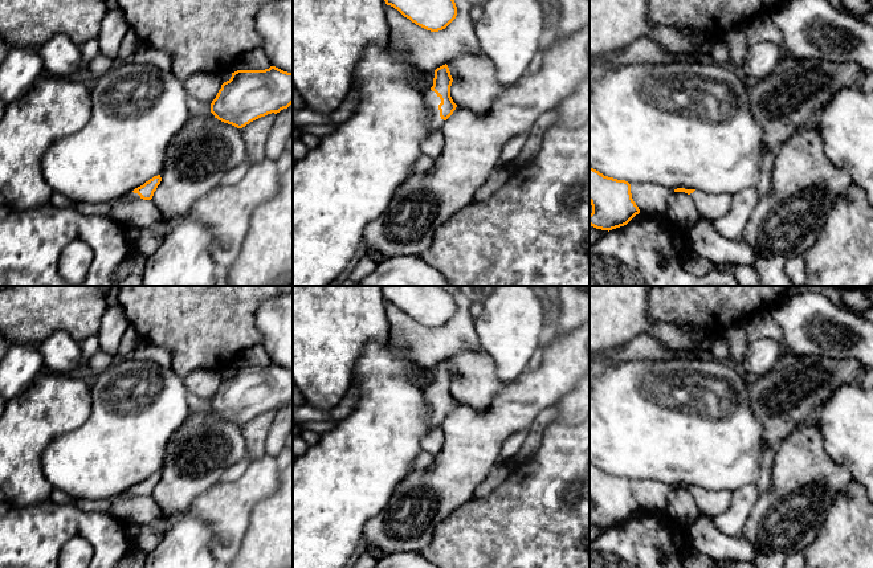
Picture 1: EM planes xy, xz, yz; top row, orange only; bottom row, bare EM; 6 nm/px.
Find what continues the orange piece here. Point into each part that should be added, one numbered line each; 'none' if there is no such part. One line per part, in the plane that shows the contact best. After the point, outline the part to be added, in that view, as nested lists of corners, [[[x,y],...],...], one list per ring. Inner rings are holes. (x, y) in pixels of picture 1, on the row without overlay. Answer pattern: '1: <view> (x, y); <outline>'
1: xz (432, 397); [[[427,387],[424,388],[424,396],[427,400],[427,406],[429,409],[428,424],[431,426],[441,426],[445,417],[440,413],[438,406],[438,401],[441,400],[440,393],[435,388]]]

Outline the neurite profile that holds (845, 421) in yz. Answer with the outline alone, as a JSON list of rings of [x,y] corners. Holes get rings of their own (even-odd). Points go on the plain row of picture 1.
[[[840,385],[811,425],[820,430],[827,454],[849,469],[873,503],[873,388]]]

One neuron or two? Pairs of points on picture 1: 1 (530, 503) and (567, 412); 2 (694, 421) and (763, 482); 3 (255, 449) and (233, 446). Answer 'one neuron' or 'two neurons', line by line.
1: two neurons
2: two neurons
3: two neurons

